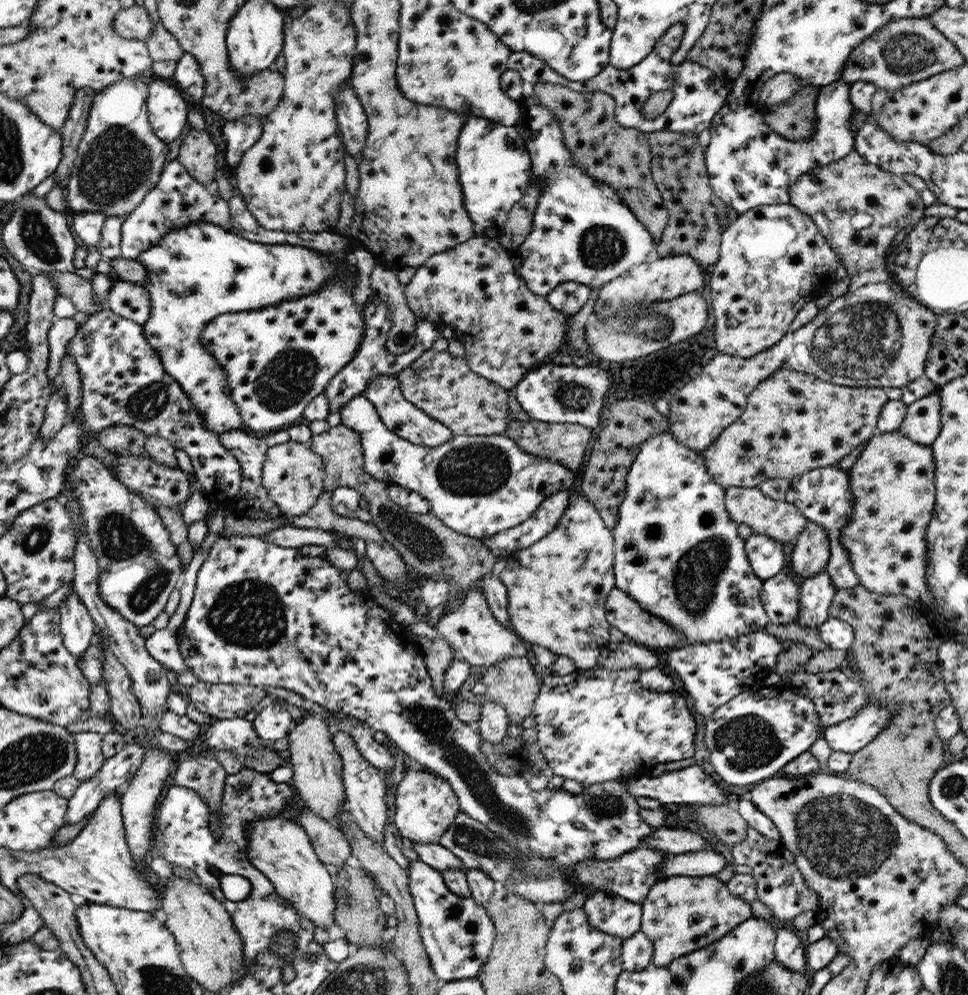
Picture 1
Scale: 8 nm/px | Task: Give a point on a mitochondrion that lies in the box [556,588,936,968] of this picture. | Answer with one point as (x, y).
(844, 837)

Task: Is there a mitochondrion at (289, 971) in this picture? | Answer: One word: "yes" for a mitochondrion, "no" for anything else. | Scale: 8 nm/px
no

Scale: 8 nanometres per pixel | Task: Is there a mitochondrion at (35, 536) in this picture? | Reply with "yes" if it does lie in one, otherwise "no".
yes

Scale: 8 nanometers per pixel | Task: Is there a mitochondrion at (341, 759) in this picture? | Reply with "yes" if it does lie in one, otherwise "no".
no

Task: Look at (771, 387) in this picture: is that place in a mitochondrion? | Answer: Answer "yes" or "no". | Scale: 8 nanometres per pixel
no

